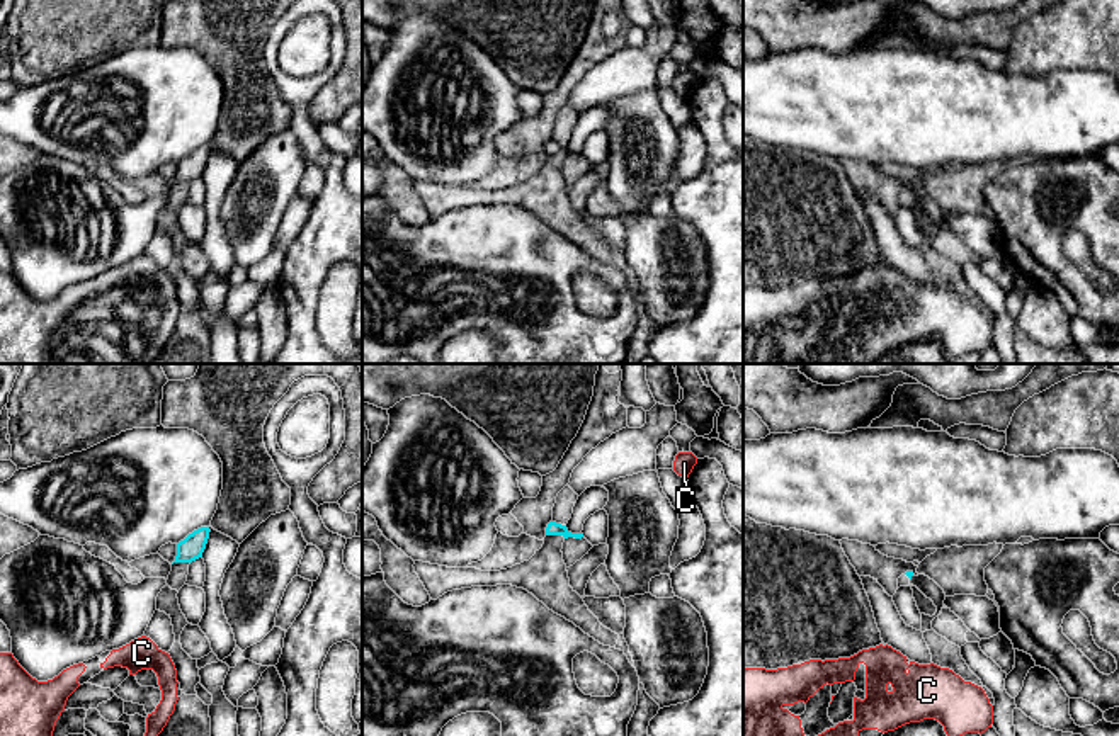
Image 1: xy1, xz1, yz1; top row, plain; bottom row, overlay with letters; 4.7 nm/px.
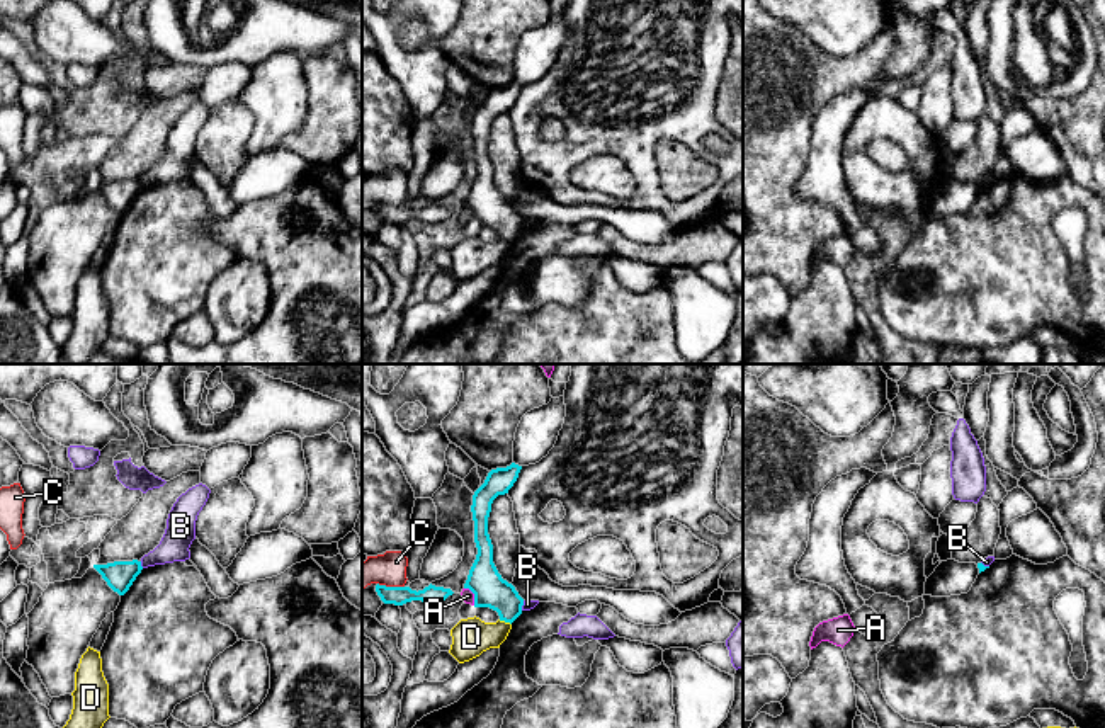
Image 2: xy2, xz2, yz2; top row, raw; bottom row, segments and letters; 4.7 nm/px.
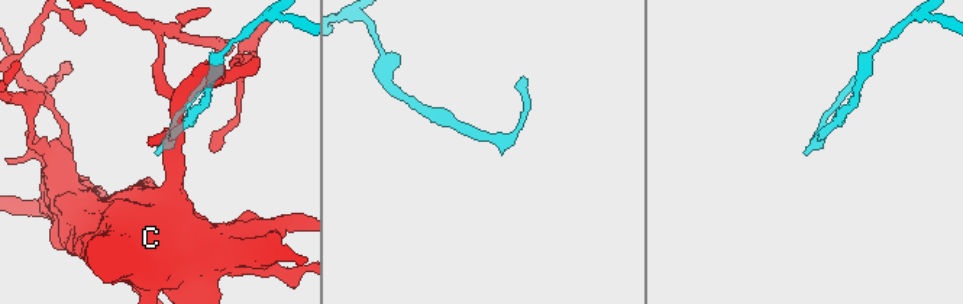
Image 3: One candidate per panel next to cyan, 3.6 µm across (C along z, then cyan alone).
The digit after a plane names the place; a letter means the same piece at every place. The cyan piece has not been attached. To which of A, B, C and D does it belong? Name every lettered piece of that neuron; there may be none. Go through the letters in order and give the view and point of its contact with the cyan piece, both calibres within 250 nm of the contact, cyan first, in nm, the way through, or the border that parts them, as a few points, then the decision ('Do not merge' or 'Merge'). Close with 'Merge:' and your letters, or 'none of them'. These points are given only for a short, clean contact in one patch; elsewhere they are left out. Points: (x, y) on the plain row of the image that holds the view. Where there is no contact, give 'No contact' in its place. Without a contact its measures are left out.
A: Touches cyan at xz2 (475, 215). Thickness 160 nm (cyan) against 60 nm. Boundary: xz2 (464, 206), (473, 213), (475, 223). Do not merge
B: Touches cyan at xy2 (140, 184). Thickness 140 nm (cyan) against 140 nm. Boundary: xy2 (140, 181), (143, 186). Do not merge
C: Touches cyan at xz2 (391, 206). Thickness 90 nm (cyan) against 160 nm. Boundary: xz2 (378, 201), (403, 206). Do not merge
D: Touches cyan at xz2 (505, 240). Thickness 160 nm (cyan) against 180 nm. Boundary: xz2 (498, 238), (510, 244). Do not merge
Merge: none of them

